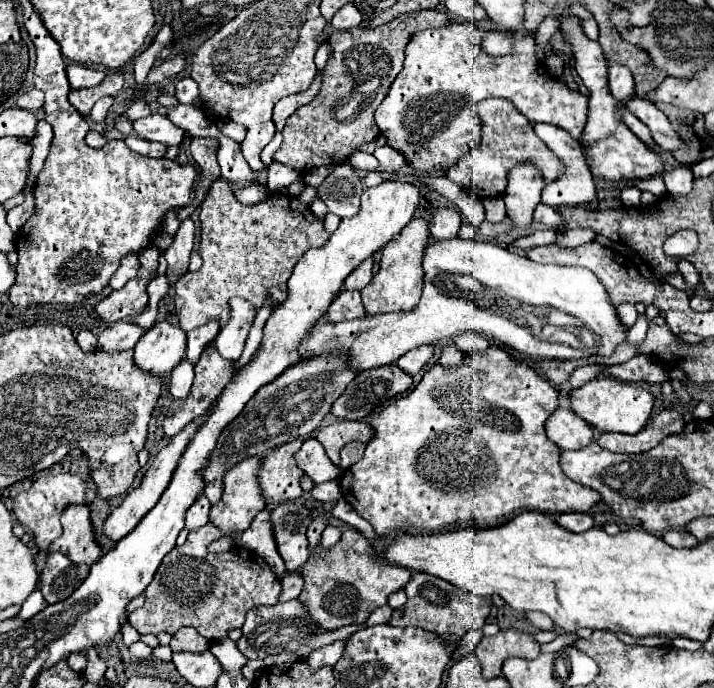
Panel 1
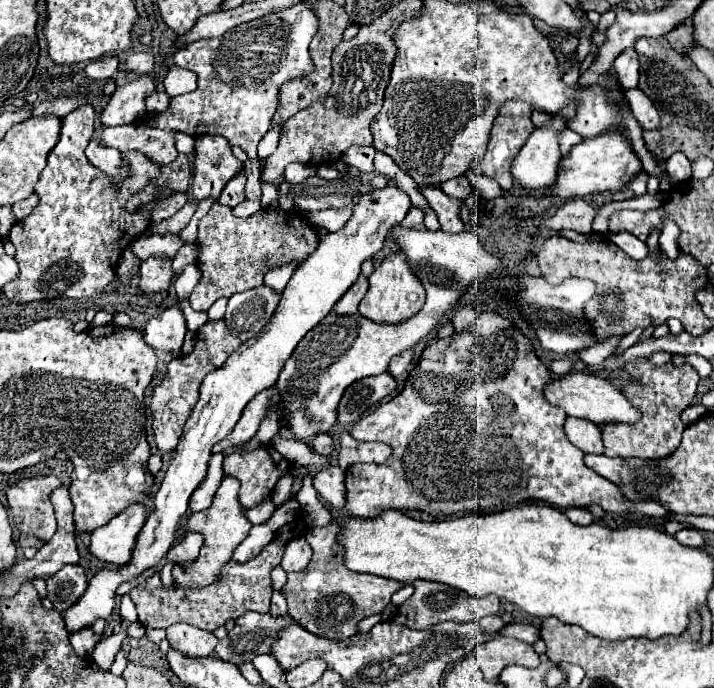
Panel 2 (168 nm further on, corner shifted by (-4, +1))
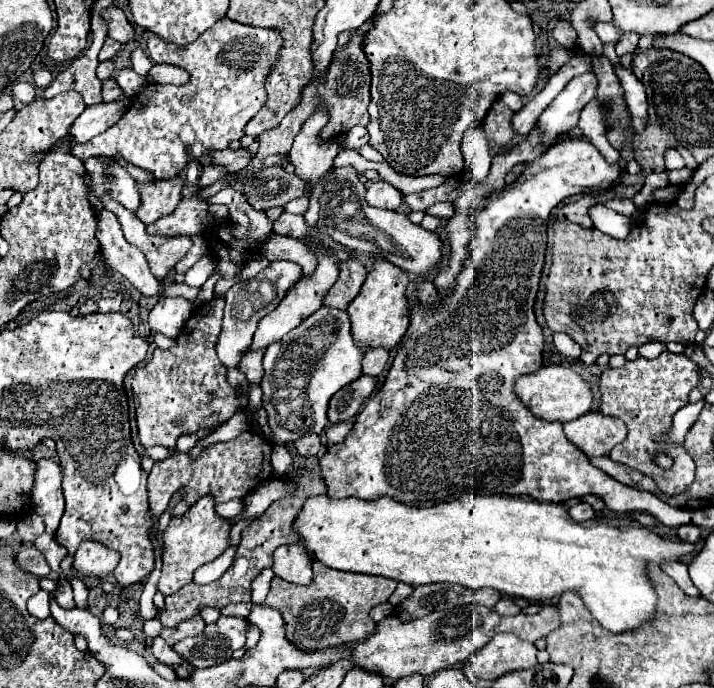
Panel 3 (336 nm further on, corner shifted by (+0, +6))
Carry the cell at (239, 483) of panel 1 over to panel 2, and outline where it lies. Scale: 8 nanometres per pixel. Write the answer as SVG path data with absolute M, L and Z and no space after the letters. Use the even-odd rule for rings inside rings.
M223 477L213 503L209 509L201 511L201 513L191 513L187 517L185 527L181 527L181 533L199 533L203 537L203 547L199 551L199 557L189 565L189 567L181 567L181 565L173 565L171 573L173 573L173 583L175 587L183 587L183 589L201 589L211 585L211 581L215 581L221 573L221 567L231 561L231 555L235 551L235 547L247 537L251 523L247 521L247 517L243 515L243 507L237 501L237 493L239 493L239 481L235 477Z

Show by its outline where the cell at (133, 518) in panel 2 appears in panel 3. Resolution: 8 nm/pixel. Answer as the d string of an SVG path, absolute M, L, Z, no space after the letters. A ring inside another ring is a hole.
M83 540L79 550L75 552L75 568L93 578L105 578L113 572L119 564L119 552L97 542L97 540Z

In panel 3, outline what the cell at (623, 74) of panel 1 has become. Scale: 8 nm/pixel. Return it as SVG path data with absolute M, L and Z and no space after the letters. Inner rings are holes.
M625 32L621 38L619 38L619 44L615 46L615 52L619 58L623 58L625 54L633 54L635 48L637 48L637 42L639 42L639 34L633 34L633 32Z

